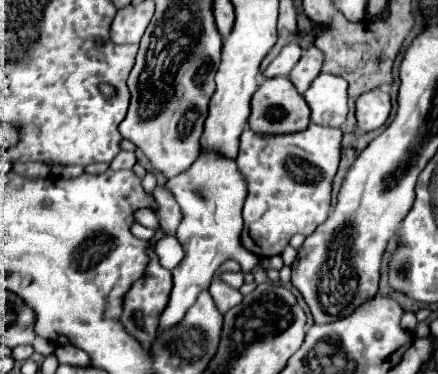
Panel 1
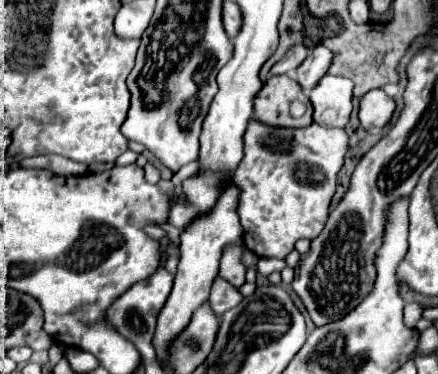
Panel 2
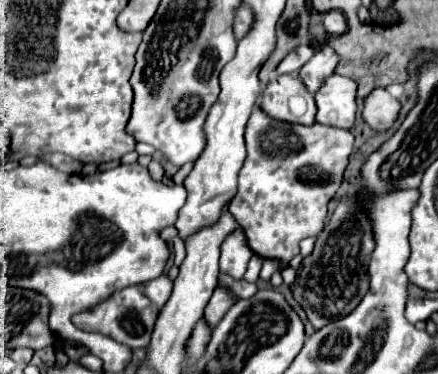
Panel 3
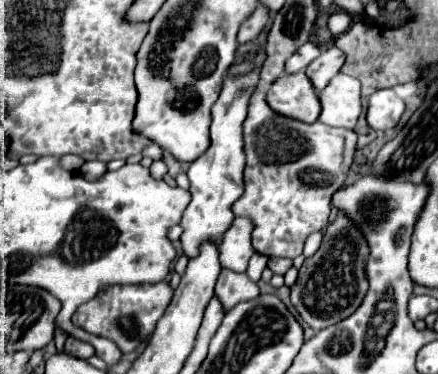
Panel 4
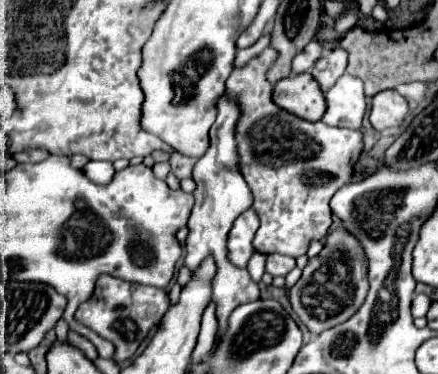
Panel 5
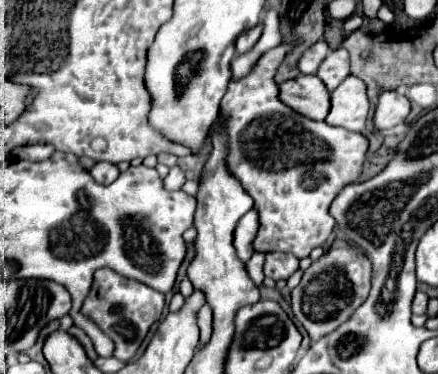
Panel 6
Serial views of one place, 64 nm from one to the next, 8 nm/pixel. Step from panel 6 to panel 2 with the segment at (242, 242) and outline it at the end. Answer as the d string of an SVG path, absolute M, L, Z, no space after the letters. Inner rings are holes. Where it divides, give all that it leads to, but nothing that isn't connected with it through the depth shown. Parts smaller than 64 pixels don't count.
M242 242L228 244L228 248L224 248L224 256L220 260L222 278L226 278L232 286L240 286L245 283L246 266L242 262L244 248Z

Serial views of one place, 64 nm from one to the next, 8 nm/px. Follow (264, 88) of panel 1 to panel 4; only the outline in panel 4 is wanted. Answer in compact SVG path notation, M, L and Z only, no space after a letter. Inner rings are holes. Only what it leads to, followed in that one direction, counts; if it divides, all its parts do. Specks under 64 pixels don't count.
M304 72L280 76L280 80L270 86L266 100L278 114L302 122L316 122L322 112L320 92L312 88Z

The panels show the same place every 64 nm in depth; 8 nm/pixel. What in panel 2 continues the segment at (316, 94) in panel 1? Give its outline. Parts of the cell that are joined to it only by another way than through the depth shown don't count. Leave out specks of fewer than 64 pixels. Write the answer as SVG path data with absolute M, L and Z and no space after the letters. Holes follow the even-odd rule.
M326 74L310 92L310 102L314 106L314 122L320 126L344 128L350 122L352 88L352 80Z

